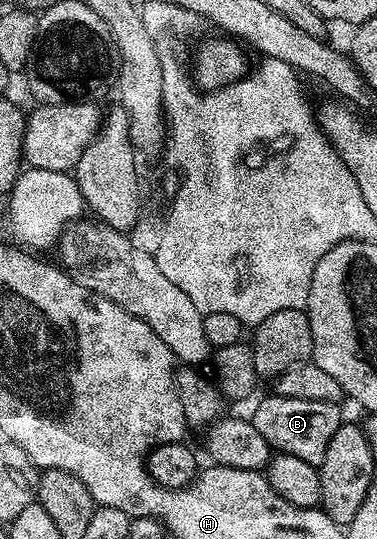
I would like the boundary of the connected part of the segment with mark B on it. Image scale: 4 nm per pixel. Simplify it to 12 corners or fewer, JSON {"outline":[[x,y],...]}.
{"outline":[[271,393],[252,413],[279,454],[319,467],[344,423],[337,402]]}

